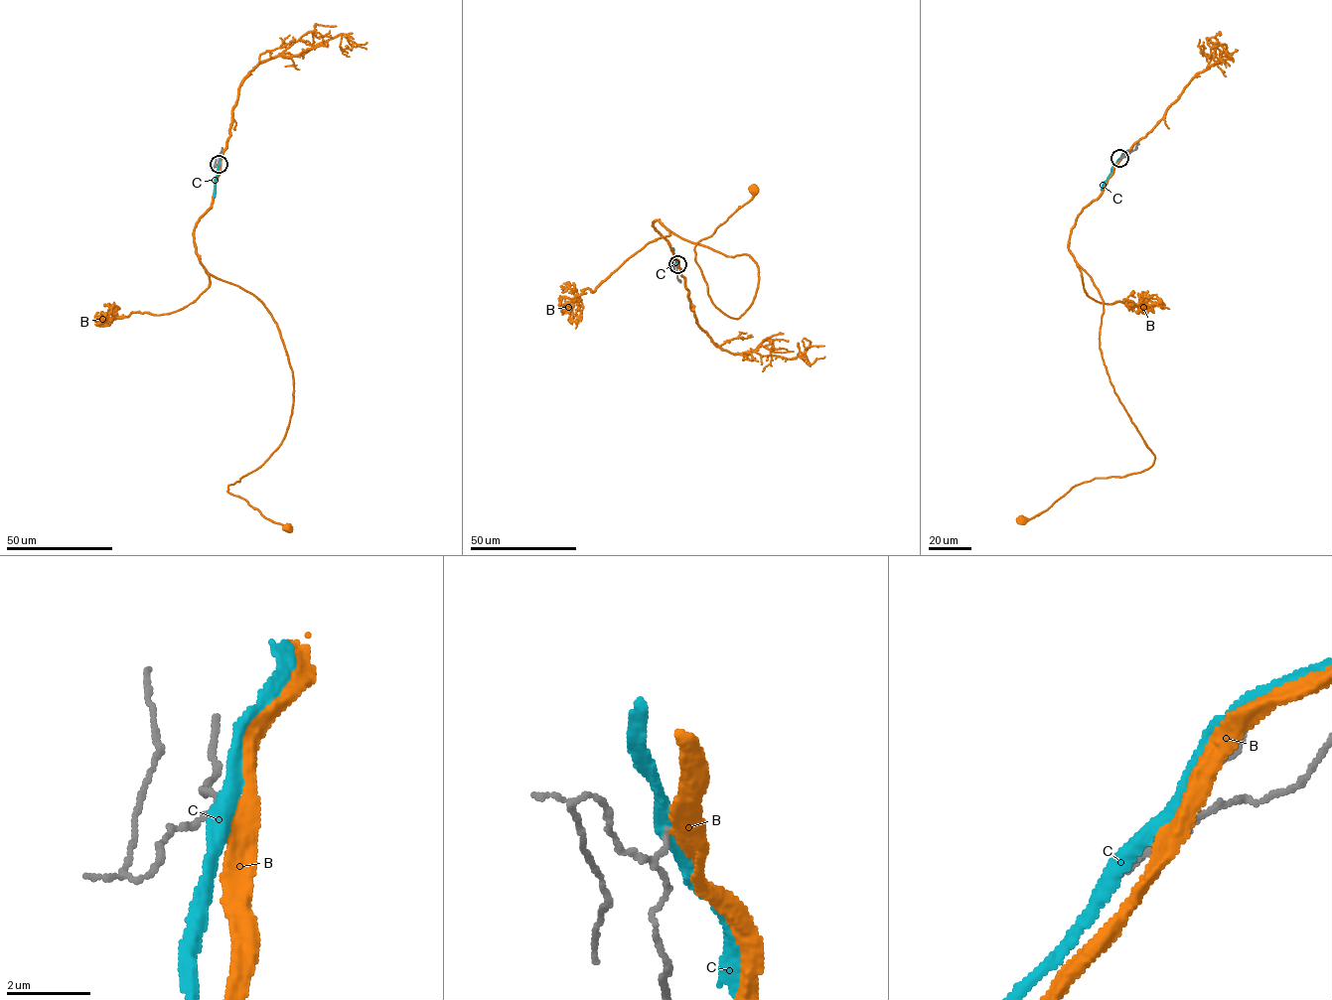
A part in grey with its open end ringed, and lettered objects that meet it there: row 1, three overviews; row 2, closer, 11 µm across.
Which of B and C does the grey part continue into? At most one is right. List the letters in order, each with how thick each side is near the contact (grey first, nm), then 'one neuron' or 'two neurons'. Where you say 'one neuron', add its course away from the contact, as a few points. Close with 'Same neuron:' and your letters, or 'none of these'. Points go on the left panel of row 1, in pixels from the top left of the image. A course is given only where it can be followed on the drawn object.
B: 100 nm thick on the grey side, 280 nm on the other; one neuron; it runs (219, 164), (212, 205), (195, 225), (197, 255), (270, 313), (293, 382), (279, 447), (227, 492), (287, 526)
C: 100 nm thick on the grey side, 280 nm on the other; two neurons
Same neuron: B

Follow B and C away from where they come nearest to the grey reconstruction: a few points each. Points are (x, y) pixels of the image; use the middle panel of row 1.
B: (677, 264), (657, 220), (725, 255), (749, 255), (758, 286), (739, 318), (712, 303), (694, 247), (753, 189)
C: (677, 264), (672, 247)

